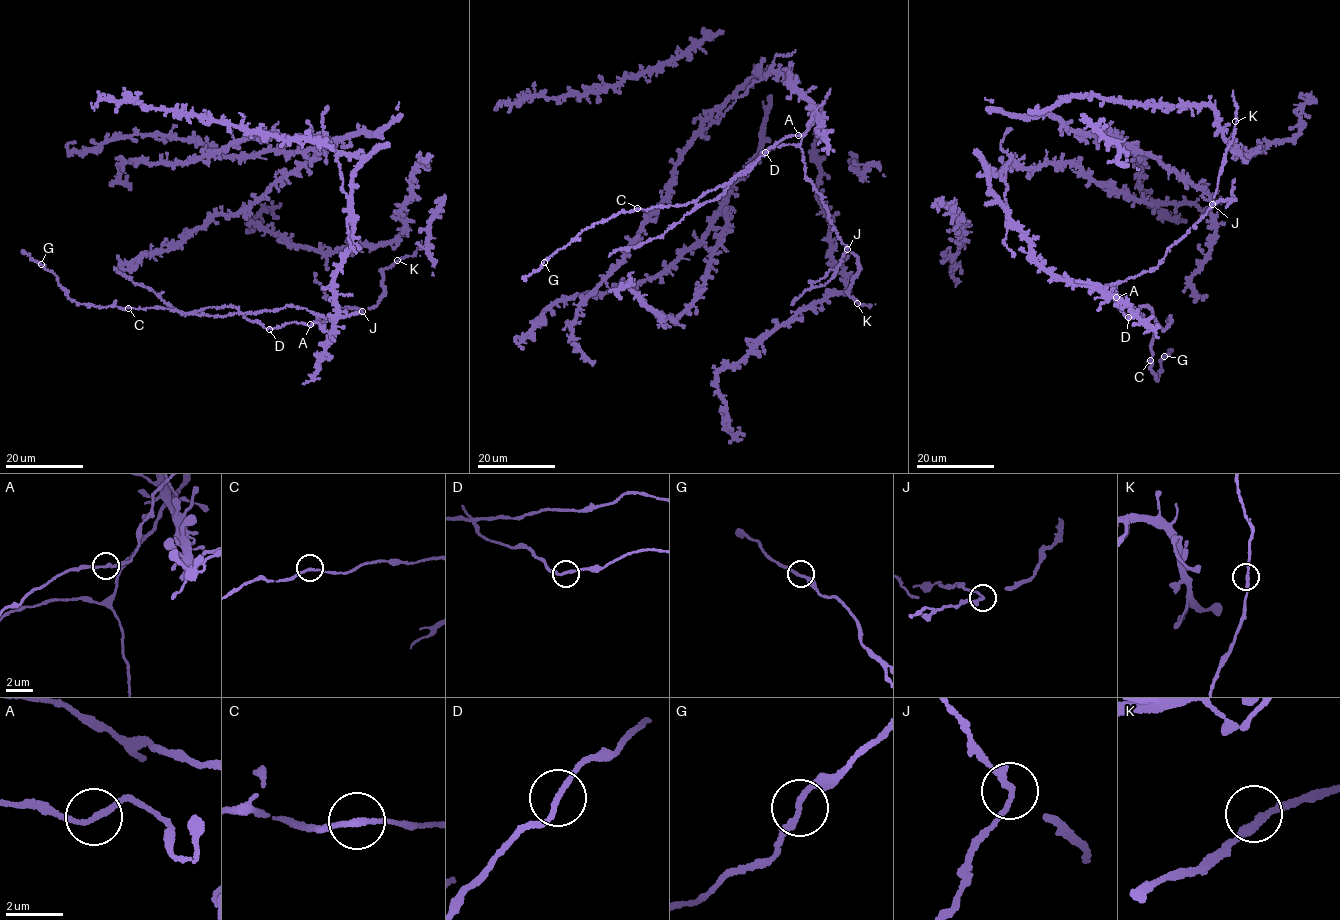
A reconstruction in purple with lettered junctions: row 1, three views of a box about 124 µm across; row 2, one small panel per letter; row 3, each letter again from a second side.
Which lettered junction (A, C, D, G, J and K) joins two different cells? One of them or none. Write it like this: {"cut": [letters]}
{"cut": ["J"]}

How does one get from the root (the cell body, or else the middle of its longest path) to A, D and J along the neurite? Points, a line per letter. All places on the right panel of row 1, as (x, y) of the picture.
A: (1000, 175), (1008, 219), (1037, 262), (1096, 288), (1118, 281), (1118, 295), (1140, 313), (1126, 316), (1116, 297)
D: (1000, 175), (1007, 186), (1008, 219), (1037, 262), (1096, 288), (1119, 282), (1114, 290), (1140, 313), (1128, 317)
J: (1000, 175), (1007, 186), (1008, 219), (1028, 242), (1037, 262), (1055, 275), (1100, 289), (1155, 268), (1212, 205)

